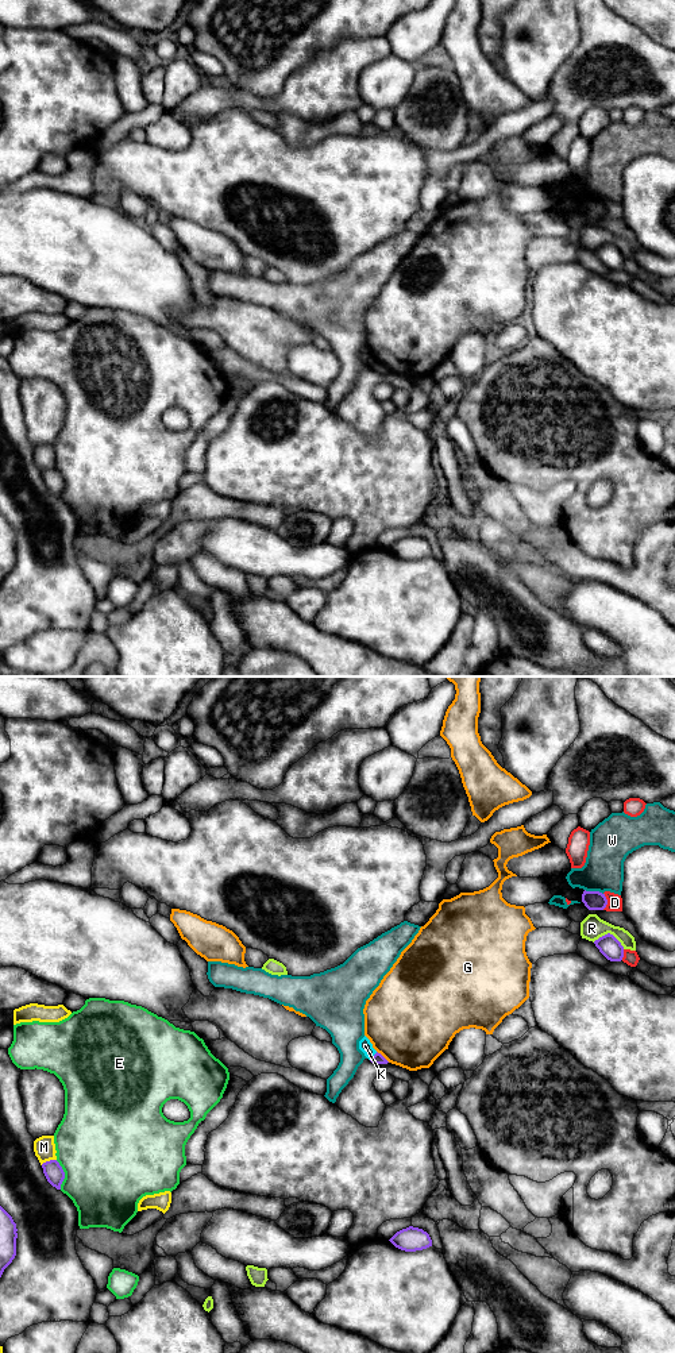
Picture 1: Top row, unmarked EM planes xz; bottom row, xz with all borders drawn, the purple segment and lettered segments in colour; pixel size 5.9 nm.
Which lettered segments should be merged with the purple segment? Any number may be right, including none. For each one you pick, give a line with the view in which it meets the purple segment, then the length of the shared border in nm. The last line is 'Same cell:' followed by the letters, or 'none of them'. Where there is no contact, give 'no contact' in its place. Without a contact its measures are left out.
Same cell: none of them

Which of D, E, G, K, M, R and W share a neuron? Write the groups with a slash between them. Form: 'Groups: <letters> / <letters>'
Groups: D / E / G / K / M / R / W

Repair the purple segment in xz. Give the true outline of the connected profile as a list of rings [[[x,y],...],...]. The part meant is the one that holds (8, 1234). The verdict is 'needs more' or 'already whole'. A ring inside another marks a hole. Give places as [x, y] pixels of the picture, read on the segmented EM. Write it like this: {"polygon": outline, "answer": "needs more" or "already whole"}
{"polygon": [[[0,1206],[0,1277],[16,1256],[16,1223]]], "answer": "already whole"}

